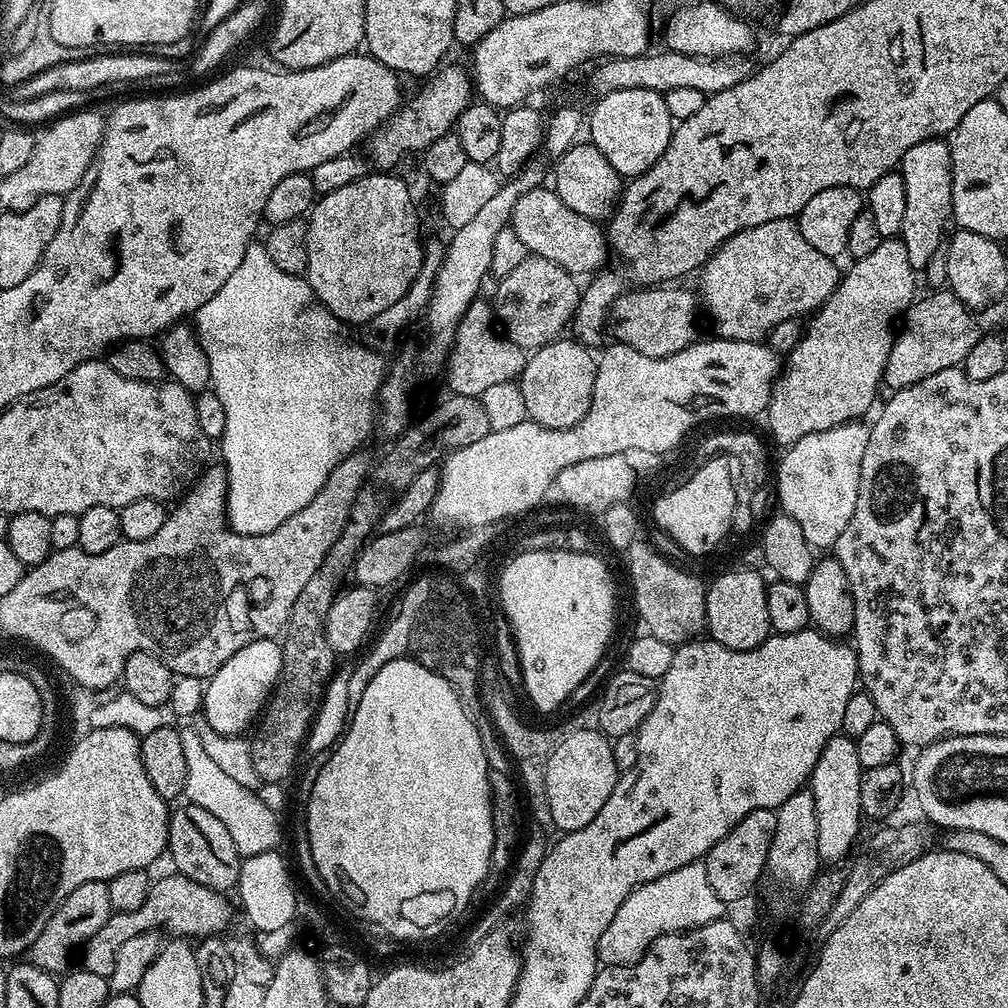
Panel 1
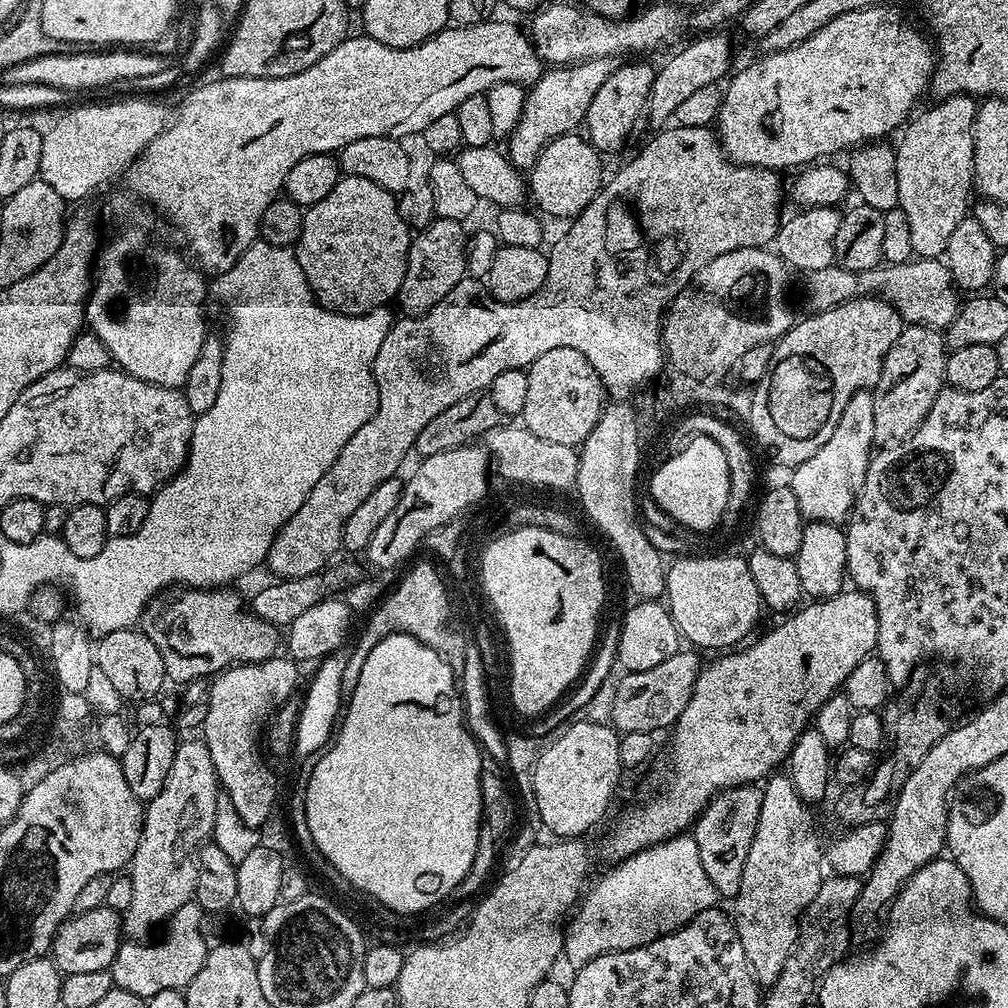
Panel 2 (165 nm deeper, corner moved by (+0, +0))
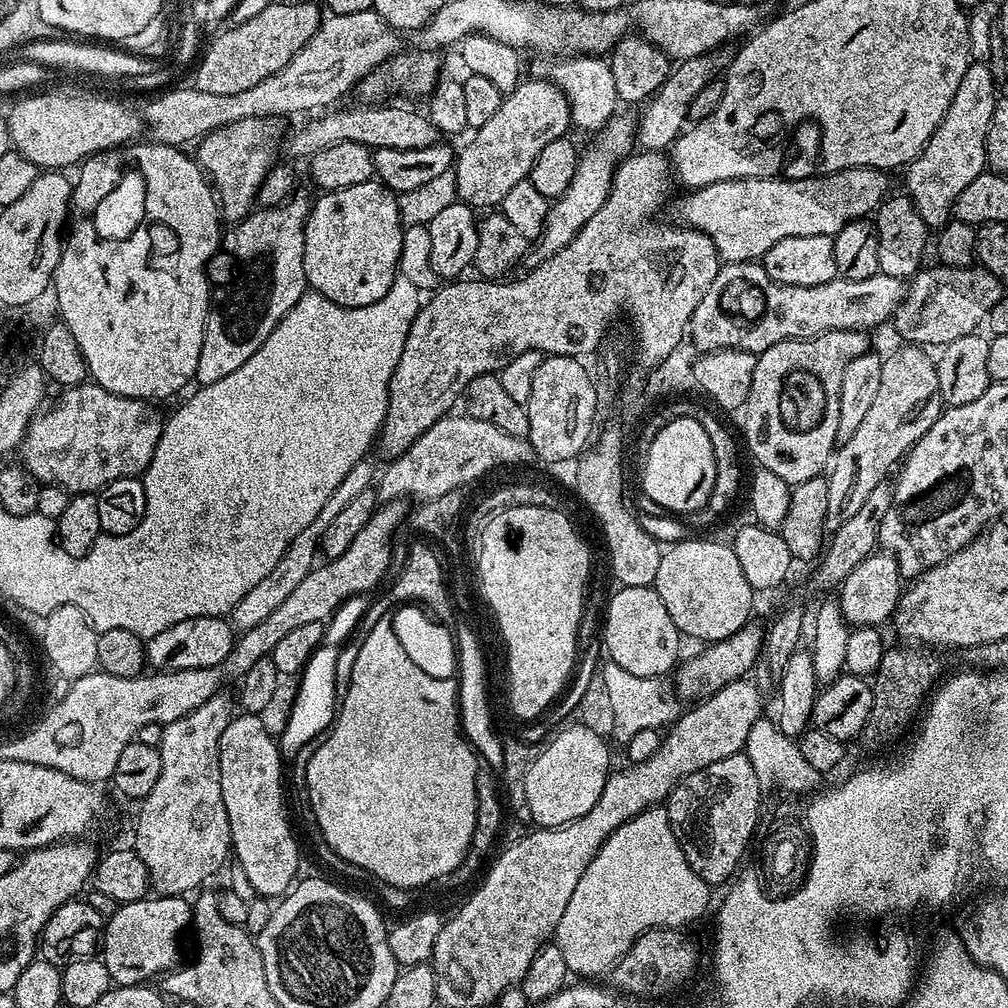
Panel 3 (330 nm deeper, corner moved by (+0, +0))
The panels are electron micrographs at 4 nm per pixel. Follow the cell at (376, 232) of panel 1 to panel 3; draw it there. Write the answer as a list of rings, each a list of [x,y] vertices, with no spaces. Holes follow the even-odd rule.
[[[375,178],[366,182],[358,182],[358,186],[346,186],[342,190],[320,194],[320,197],[314,200],[314,203],[311,205],[308,221],[304,227],[304,269],[306,270],[306,279],[308,279],[308,288],[320,296],[326,297],[330,302],[334,302],[337,309],[340,310],[361,308],[362,306],[370,306],[374,302],[378,302],[386,294],[386,290],[390,290],[390,286],[397,278],[398,269],[396,267],[399,266],[400,255],[404,252],[404,233],[406,233],[406,228],[400,221],[397,193],[391,192],[385,184],[380,183]]]

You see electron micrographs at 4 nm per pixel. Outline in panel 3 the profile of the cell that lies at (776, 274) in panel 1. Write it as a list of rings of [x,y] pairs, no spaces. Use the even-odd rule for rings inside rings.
[[[921,267],[915,276],[911,277],[904,293],[904,300],[896,308],[894,325],[901,341],[909,345],[943,346],[954,342],[954,338],[971,336],[981,323],[987,321],[994,306],[1006,295],[1005,285],[994,278],[985,268],[936,268]]]

